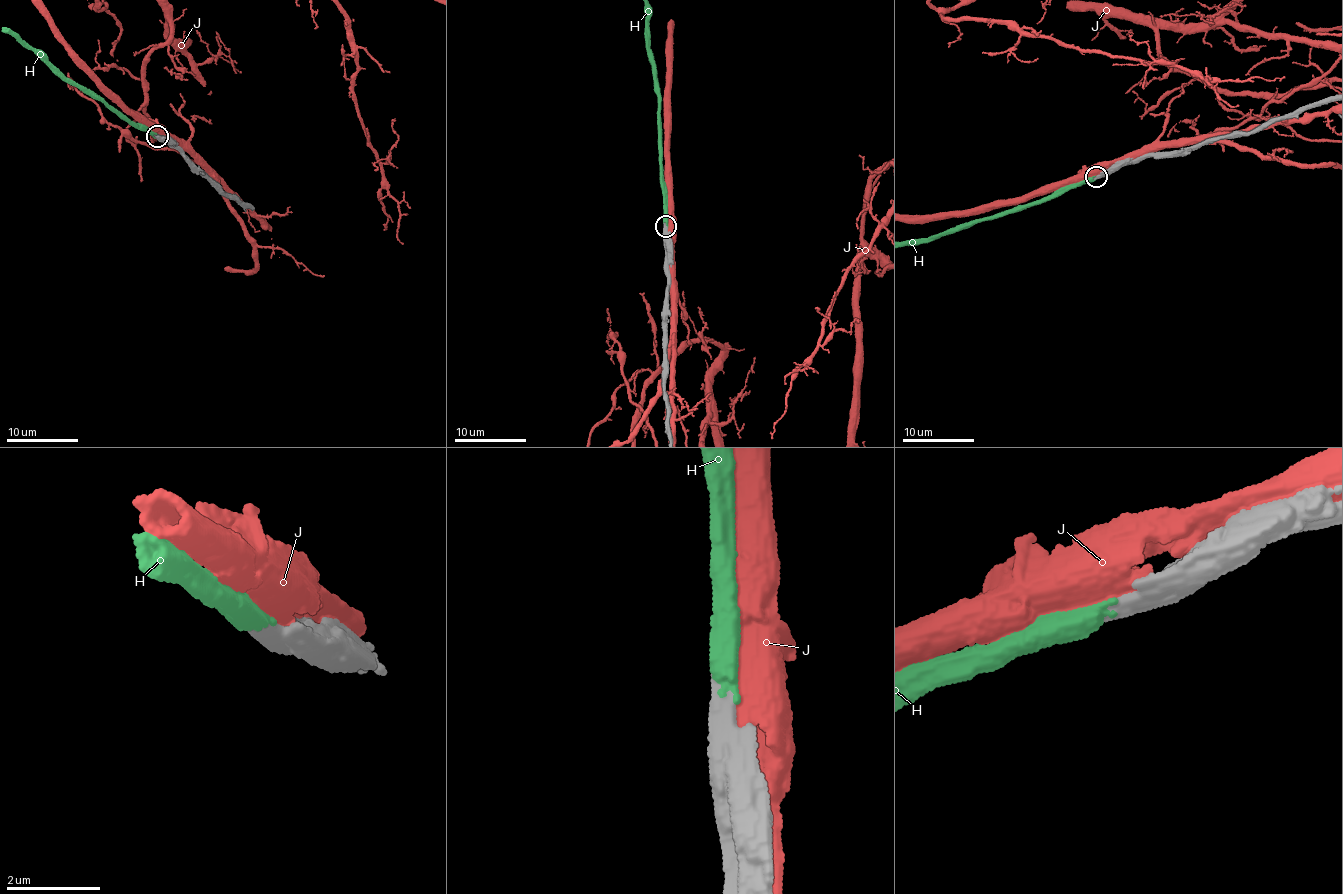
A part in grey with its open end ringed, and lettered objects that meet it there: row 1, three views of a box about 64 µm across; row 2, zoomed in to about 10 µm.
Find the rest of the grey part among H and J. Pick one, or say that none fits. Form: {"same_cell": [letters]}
{"same_cell": ["H"]}

